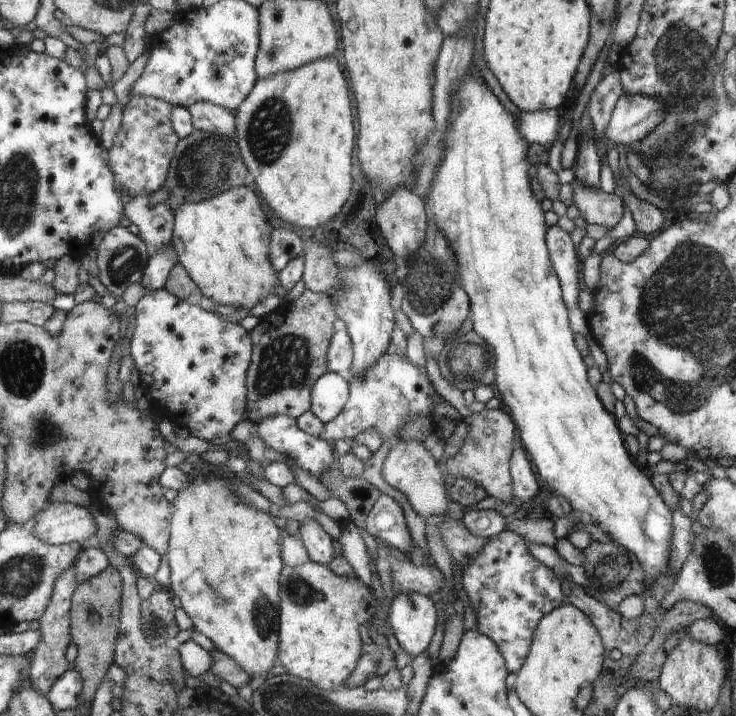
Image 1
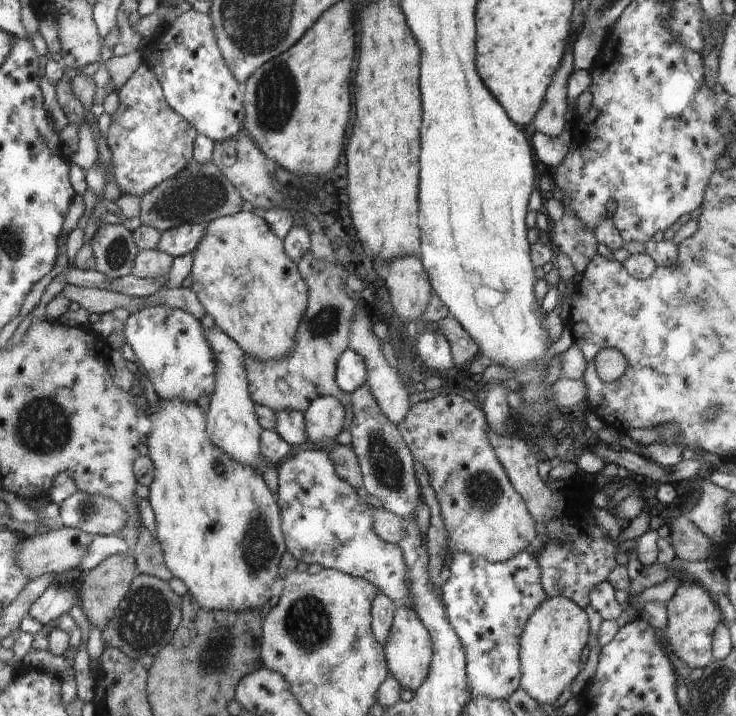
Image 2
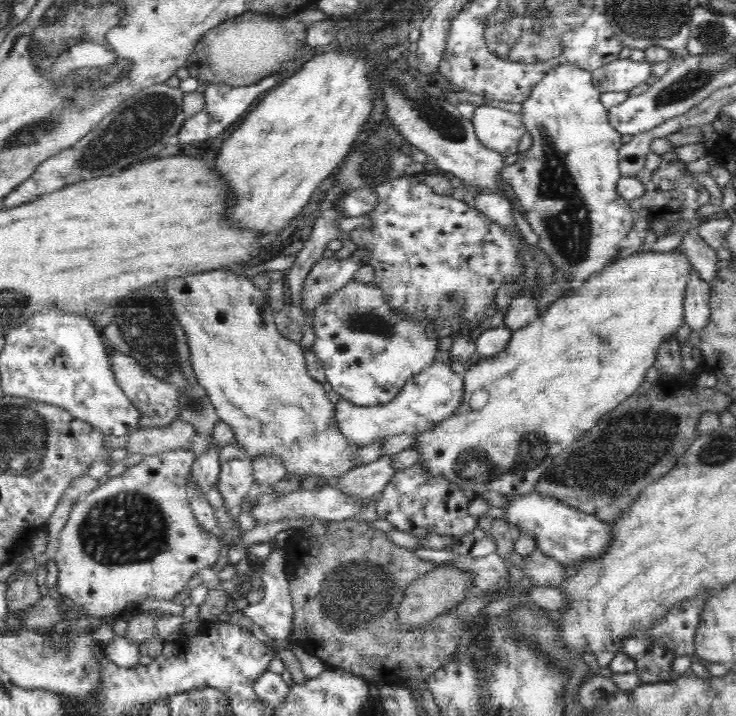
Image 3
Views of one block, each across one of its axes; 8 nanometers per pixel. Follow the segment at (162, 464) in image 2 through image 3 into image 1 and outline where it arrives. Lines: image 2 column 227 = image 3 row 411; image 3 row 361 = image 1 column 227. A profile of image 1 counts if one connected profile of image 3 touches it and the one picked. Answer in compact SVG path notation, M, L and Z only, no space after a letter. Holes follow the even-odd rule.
M196 476L190 486L186 490L182 490L178 497L172 502L175 505L175 514L173 516L173 524L171 525L172 534L170 540L170 551L167 553L168 564L172 573L169 588L174 592L175 597L180 600L181 608L186 611L190 617L193 628L204 636L208 637L215 645L218 651L225 653L231 657L250 677L269 675L273 665L277 664L278 655L278 614L280 614L280 600L278 600L278 590L280 590L280 574L284 564L281 558L280 542L283 534L280 534L278 526L272 522L270 513L264 513L254 509L250 504L241 500L236 493L233 492L232 479L219 479L207 476Z

